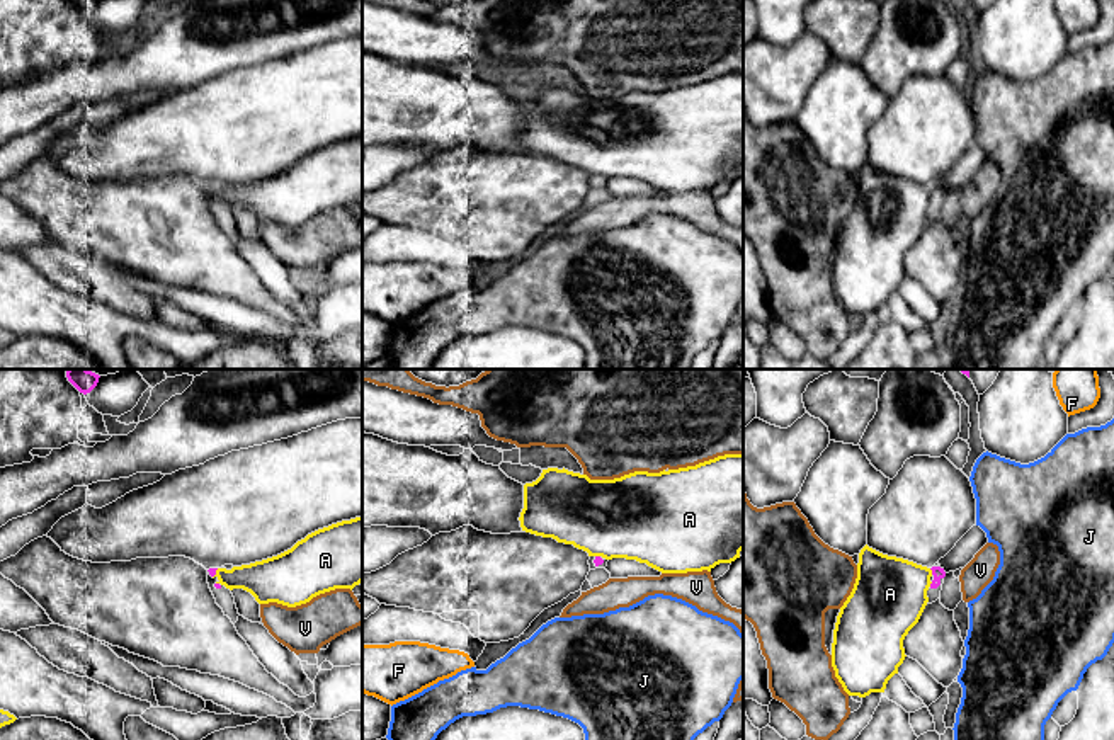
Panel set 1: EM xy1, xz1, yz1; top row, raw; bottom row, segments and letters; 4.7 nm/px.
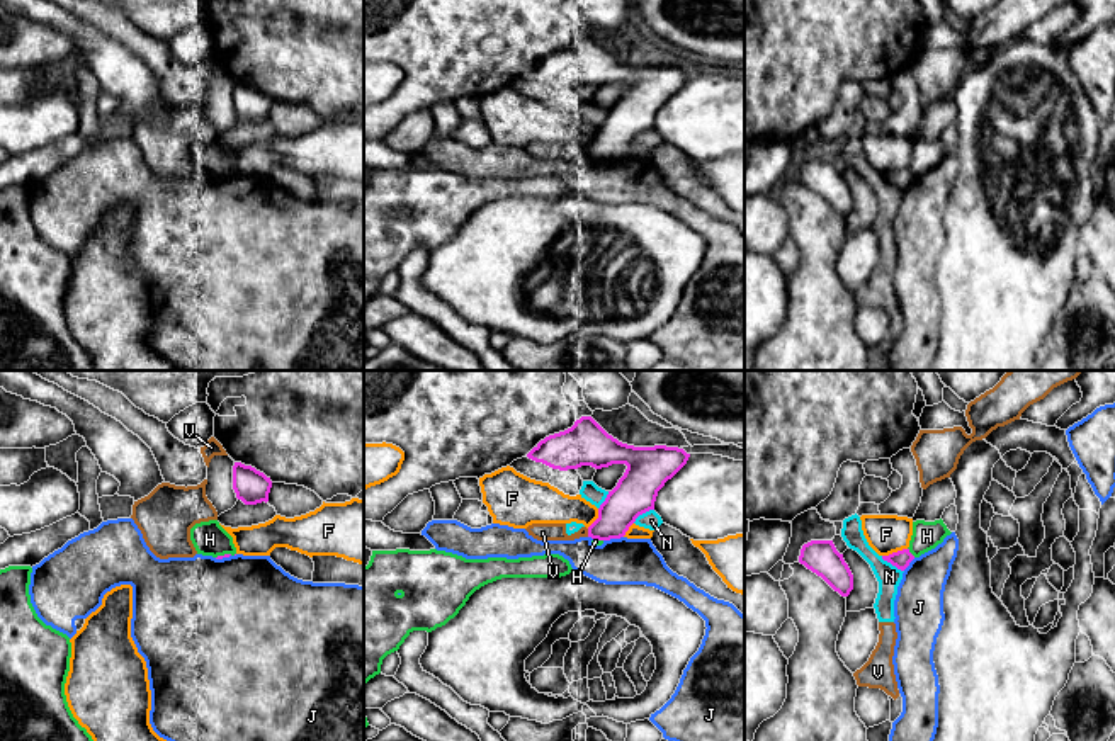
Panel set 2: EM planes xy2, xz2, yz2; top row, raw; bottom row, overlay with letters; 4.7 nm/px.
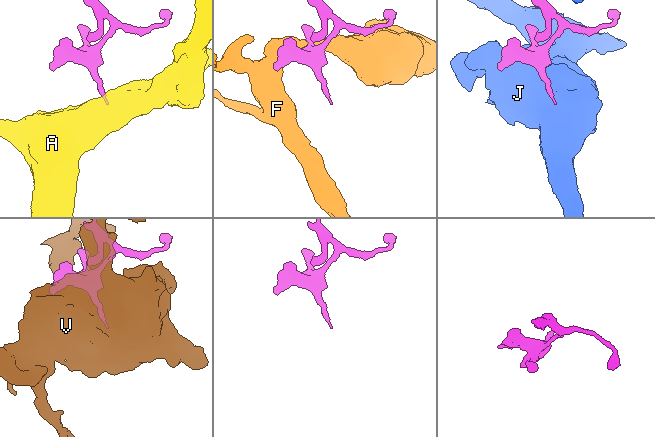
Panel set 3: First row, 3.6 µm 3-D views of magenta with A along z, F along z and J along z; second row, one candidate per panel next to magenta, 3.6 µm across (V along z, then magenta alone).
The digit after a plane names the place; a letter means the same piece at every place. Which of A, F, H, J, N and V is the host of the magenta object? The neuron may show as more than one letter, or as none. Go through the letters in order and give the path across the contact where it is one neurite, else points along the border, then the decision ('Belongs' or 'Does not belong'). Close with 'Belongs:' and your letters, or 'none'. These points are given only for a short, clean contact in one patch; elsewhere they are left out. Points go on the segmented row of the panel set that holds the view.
A: Boundary: yz1 (929, 569), (932, 574). Does not belong
F: Boundary: yz2 (906, 548), (882, 556). Does not belong
H: Does not belong
J: Does not belong
N: Boundary: yz2 (881, 556), (903, 571). Does not belong
V: Does not belong
Belongs: none

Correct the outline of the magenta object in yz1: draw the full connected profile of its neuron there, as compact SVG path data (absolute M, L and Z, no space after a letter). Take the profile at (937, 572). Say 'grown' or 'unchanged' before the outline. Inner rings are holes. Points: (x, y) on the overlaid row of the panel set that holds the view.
grown; M935 563L930 570L932 570L932 577L930 577L932 583L927 590L927 597L929 597L927 604L932 604L941 597L944 577L946 577L946 572L939 563Z

